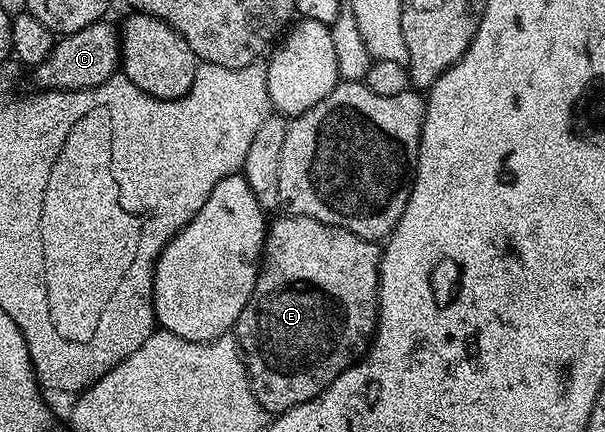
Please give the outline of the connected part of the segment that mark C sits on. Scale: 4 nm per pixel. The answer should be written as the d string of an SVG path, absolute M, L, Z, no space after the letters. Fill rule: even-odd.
M94 21L81 31L60 36L51 48L49 59L34 66L35 81L43 91L74 91L76 89L98 89L106 86L116 76L121 65L121 33L107 22Z

